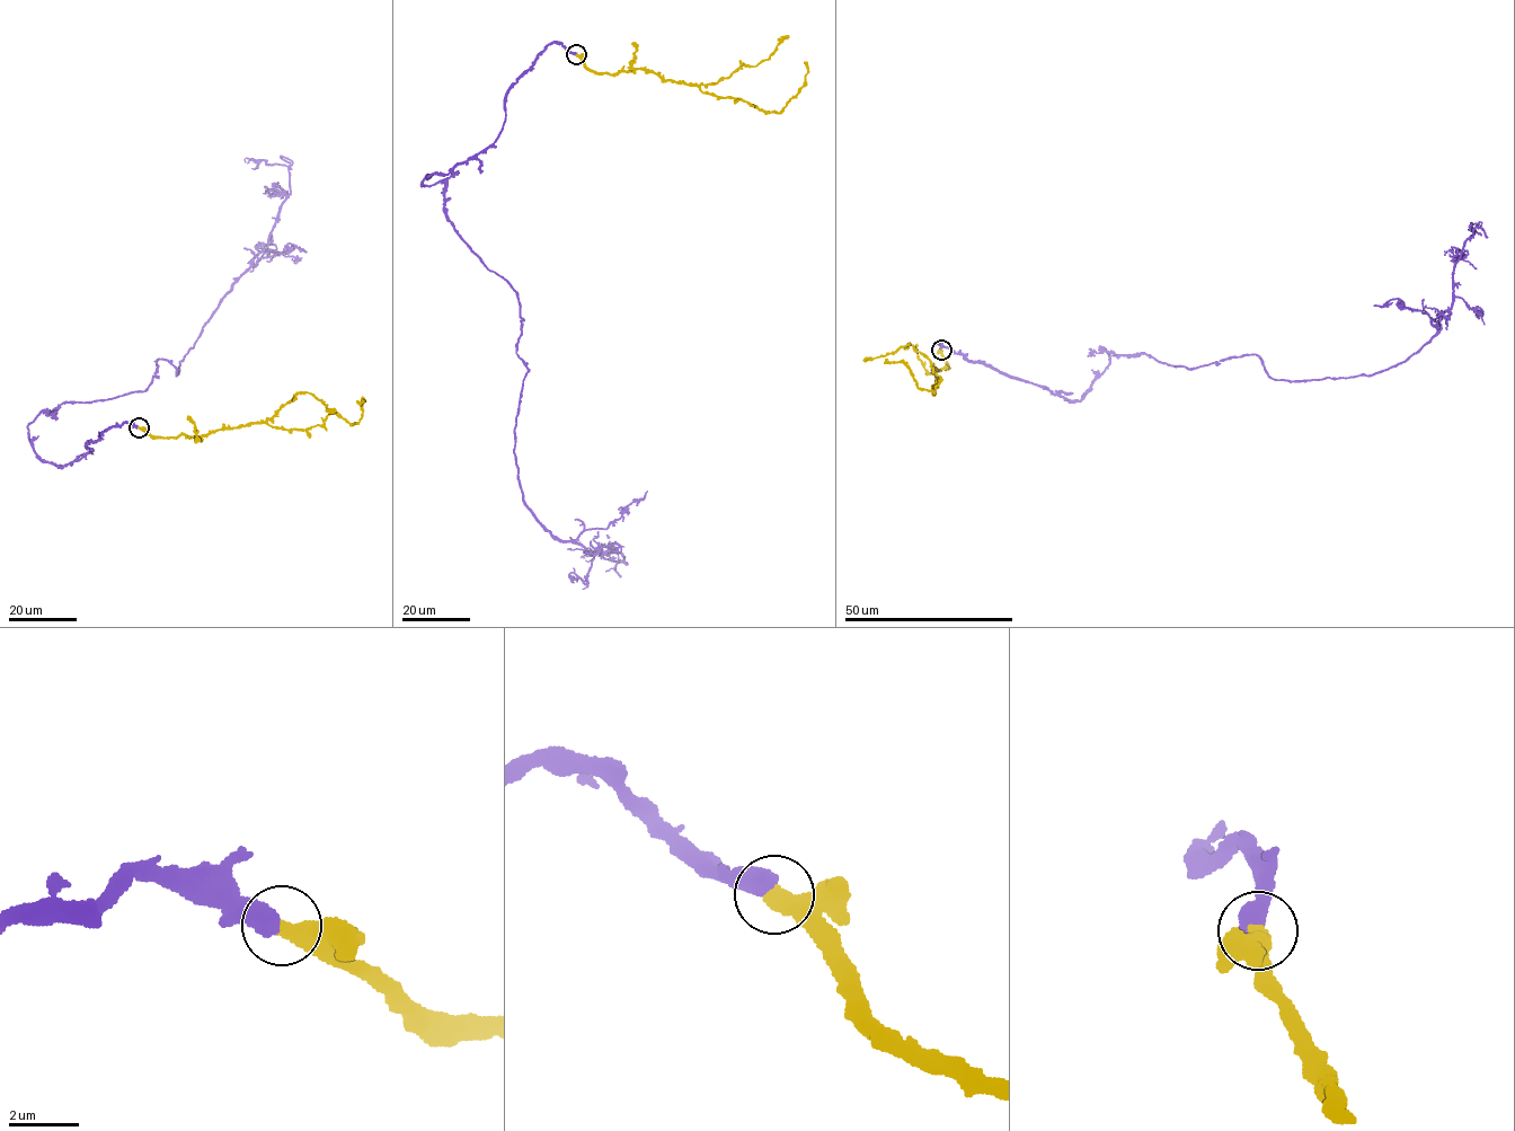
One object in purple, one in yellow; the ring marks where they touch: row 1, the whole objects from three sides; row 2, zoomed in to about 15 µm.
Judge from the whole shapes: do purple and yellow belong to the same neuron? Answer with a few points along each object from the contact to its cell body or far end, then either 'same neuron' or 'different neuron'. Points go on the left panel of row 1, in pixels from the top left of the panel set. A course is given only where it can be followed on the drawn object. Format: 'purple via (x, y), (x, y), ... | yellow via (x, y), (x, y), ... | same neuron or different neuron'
purple via (138, 426), (61, 466), (28, 426), (143, 390), (157, 359), (178, 373), (290, 193), (286, 166), (245, 161) | yellow via (139, 427), (154, 436), (177, 438), (256, 422), (310, 429), (329, 414), (356, 424), (363, 400), (356, 400) | same neuron

